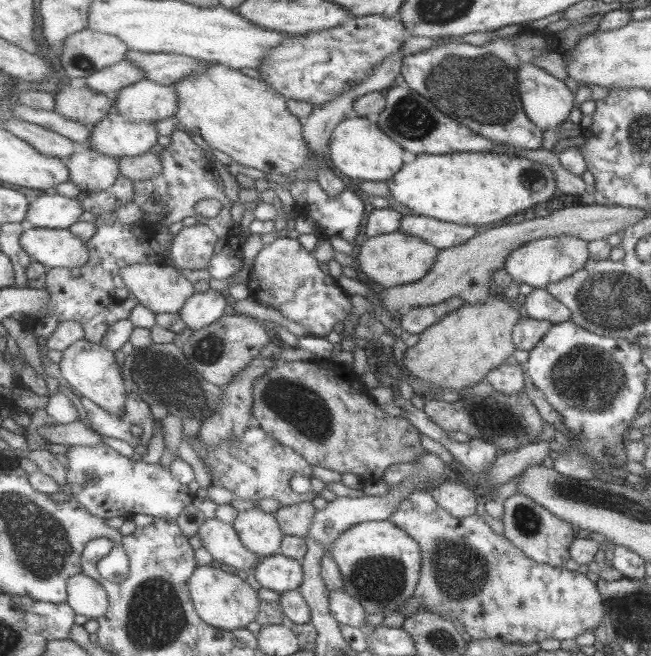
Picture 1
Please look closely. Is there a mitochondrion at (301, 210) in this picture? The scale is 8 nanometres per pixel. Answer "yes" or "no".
no

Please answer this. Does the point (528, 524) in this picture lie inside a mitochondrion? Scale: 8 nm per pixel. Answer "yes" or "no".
yes

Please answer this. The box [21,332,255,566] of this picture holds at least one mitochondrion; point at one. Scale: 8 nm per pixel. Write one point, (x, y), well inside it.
(167, 378)

